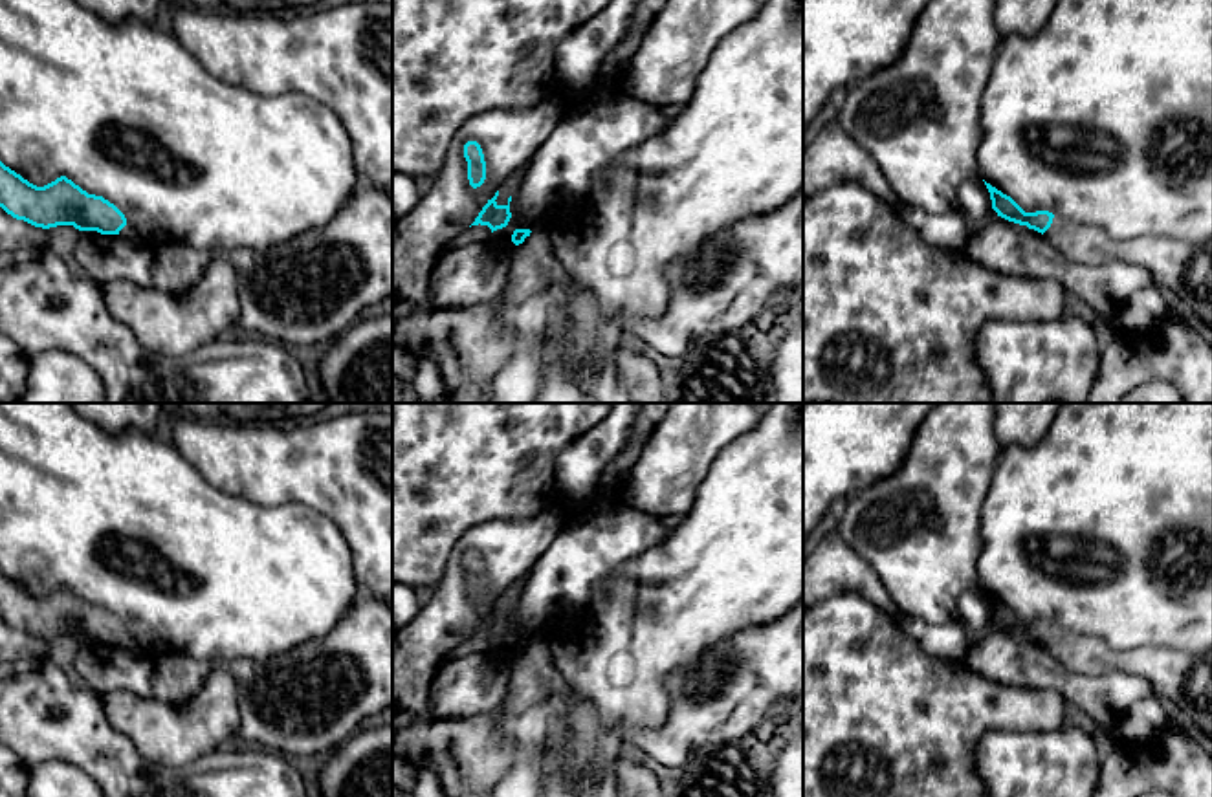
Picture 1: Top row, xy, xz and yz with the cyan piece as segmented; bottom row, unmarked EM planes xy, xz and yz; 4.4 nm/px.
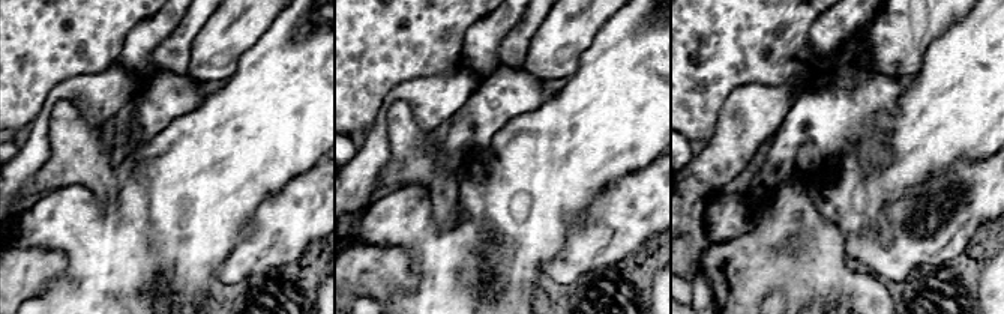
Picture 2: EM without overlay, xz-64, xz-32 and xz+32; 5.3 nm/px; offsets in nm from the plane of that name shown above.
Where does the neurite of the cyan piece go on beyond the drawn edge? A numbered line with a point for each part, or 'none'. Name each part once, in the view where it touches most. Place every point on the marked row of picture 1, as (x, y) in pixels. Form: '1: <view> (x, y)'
1: xz (470, 345)

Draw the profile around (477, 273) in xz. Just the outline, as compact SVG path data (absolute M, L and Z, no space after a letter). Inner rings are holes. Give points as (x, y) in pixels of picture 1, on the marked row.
M477 242L442 253L429 278L429 300L436 310L491 304L504 297L510 251Z

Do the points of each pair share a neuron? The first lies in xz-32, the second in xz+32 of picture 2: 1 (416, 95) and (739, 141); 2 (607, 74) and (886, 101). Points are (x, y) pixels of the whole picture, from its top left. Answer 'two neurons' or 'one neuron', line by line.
1: one neuron
2: two neurons

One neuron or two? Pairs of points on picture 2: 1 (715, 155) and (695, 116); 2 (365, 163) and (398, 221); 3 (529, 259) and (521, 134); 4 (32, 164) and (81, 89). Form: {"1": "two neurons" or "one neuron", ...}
{"1": "two neurons", "2": "two neurons", "3": "one neuron", "4": "one neuron"}

